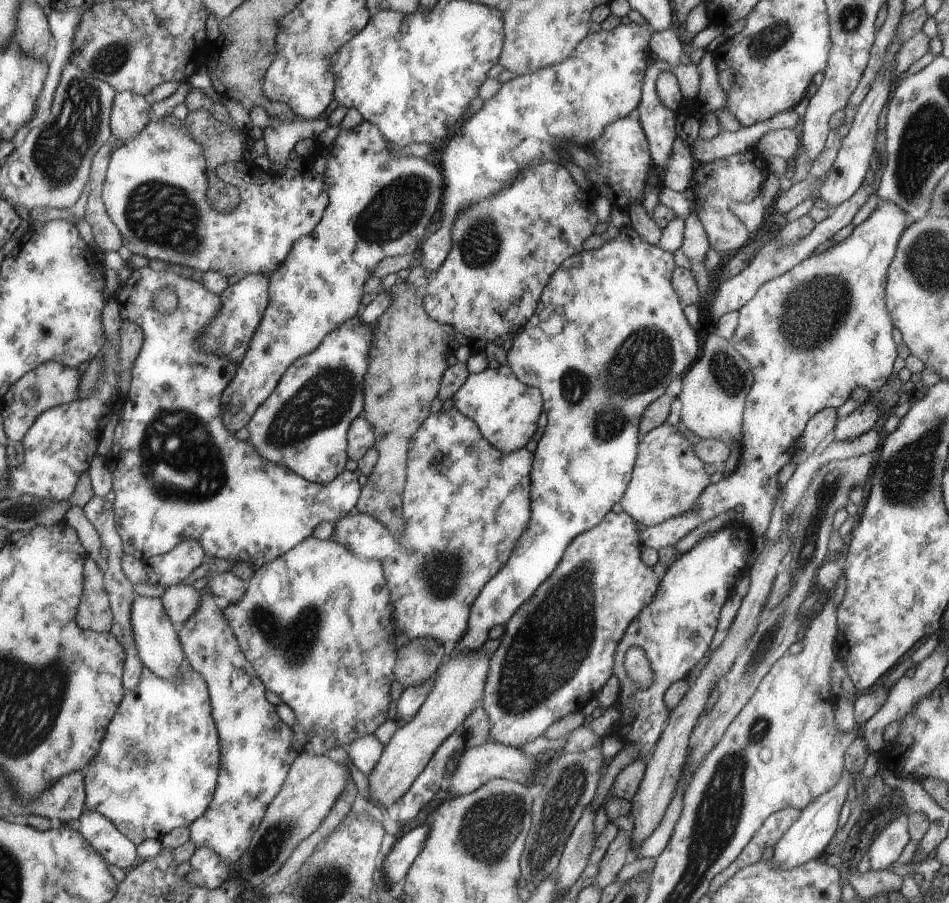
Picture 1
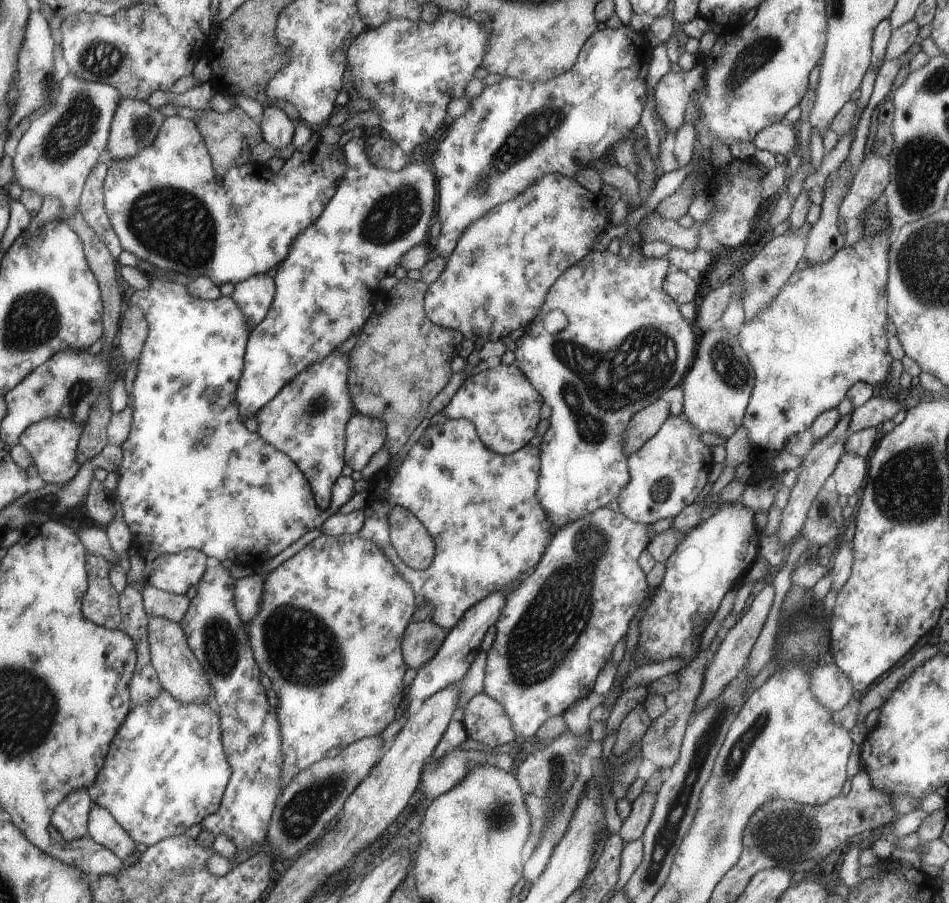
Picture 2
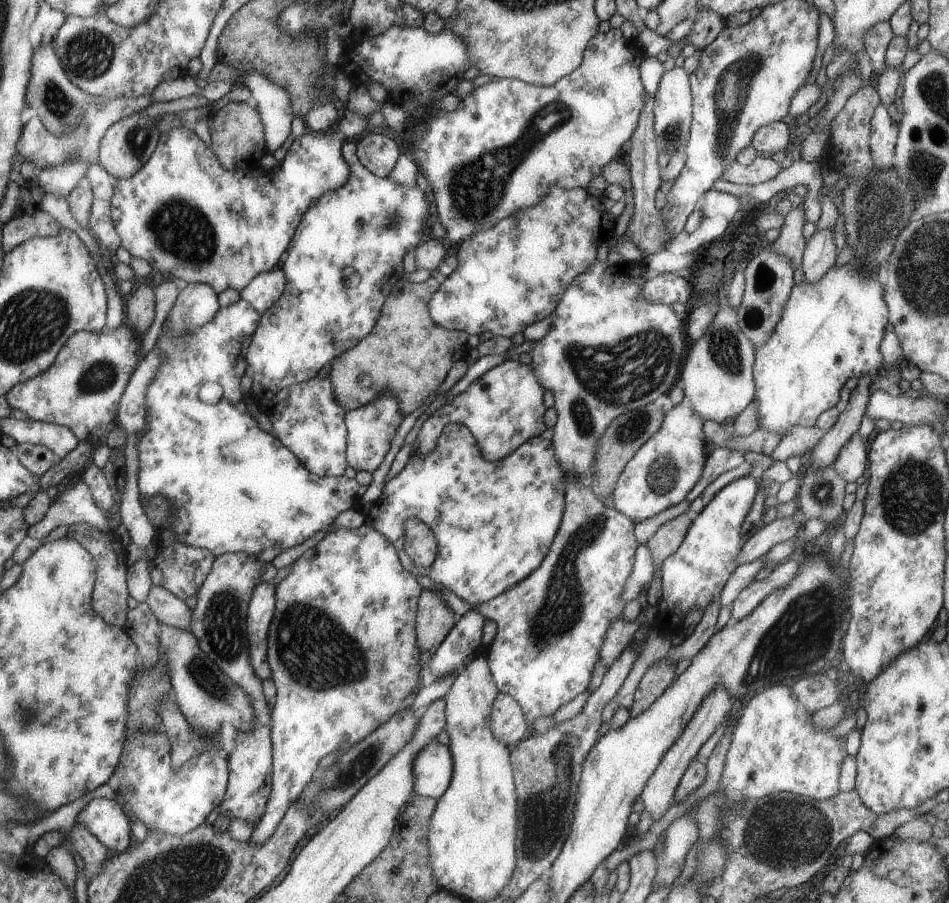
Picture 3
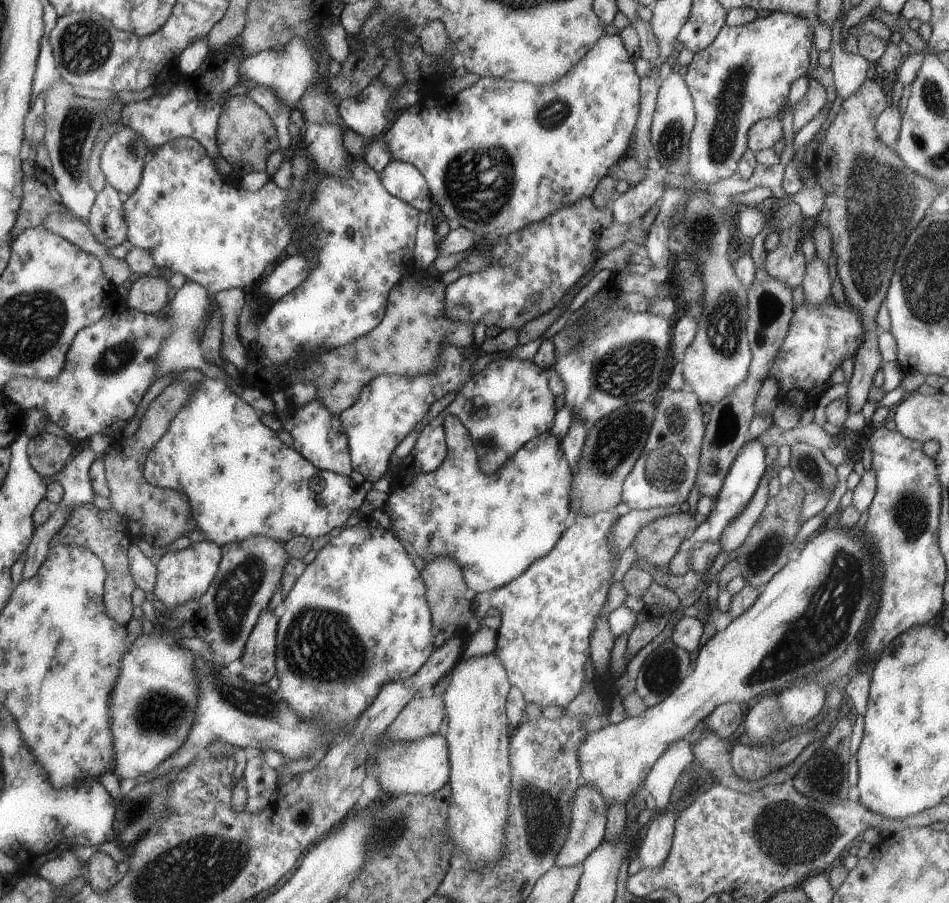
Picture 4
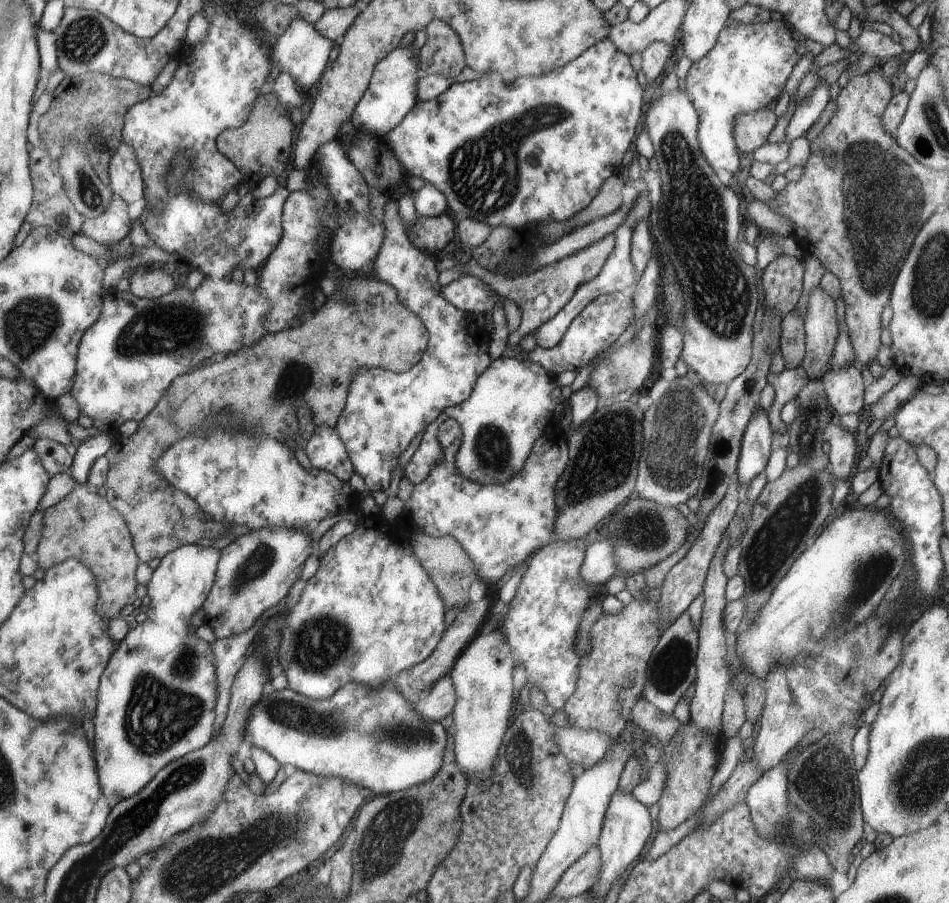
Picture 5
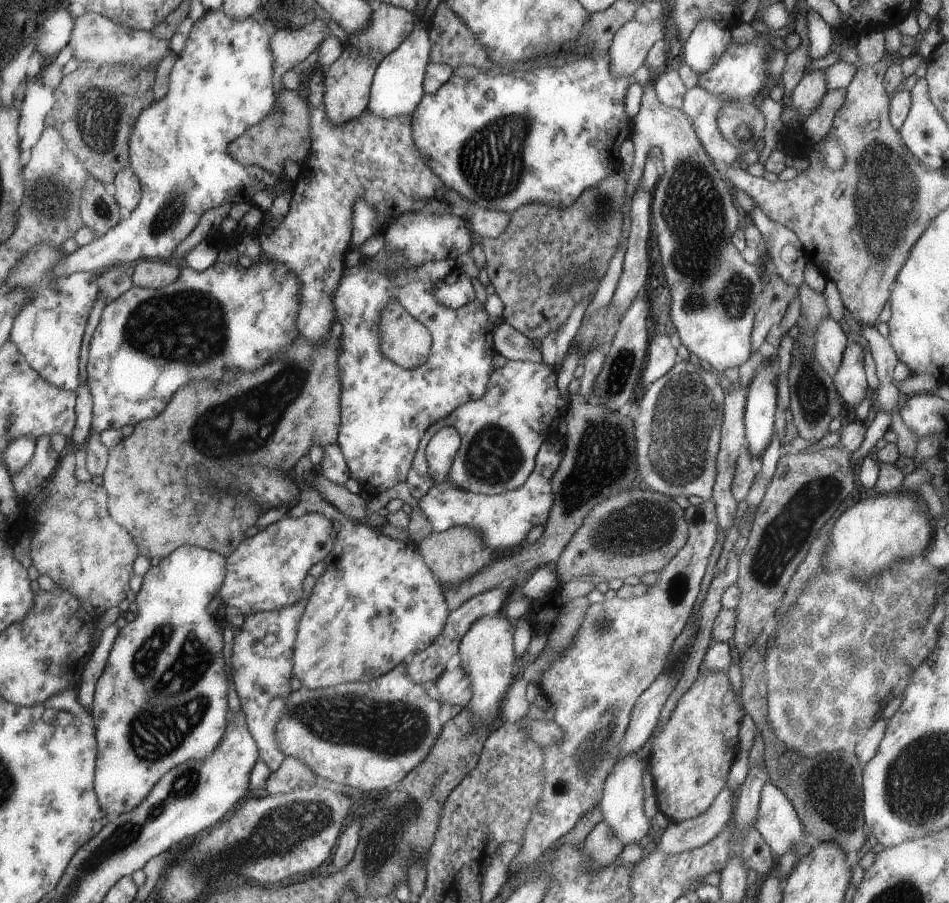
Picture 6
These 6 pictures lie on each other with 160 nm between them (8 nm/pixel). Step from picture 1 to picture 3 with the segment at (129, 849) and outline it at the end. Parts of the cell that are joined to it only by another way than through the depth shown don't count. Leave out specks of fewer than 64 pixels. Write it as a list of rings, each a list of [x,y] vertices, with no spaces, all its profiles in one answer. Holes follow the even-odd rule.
[[[93,798],[78,813],[76,820],[98,837],[98,840],[110,850],[110,854],[129,850],[128,818],[124,816],[122,804],[116,798]]]

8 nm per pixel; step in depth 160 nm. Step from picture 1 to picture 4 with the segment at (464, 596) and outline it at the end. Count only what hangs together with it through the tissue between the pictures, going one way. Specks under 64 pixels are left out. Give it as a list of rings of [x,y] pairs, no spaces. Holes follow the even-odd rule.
[[[448,416],[444,422],[445,431],[445,444],[446,455],[444,456],[441,466],[431,473],[421,474],[412,478],[412,480],[402,481],[398,479],[395,474],[393,476],[393,491],[388,495],[388,499],[382,506],[384,511],[390,517],[394,530],[398,532],[398,536],[408,540],[414,547],[414,550],[424,560],[434,559],[437,556],[449,556],[455,558],[458,564],[462,565],[464,569],[465,581],[470,590],[474,589],[477,593],[493,590],[493,588],[504,587],[505,584],[512,582],[517,576],[520,576],[524,571],[536,562],[538,559],[545,557],[561,540],[561,536],[565,534],[565,530],[570,524],[575,522],[575,514],[572,512],[572,506],[570,506],[571,500],[571,488],[573,484],[573,470],[569,464],[568,457],[565,455],[565,451],[562,448],[561,440],[549,432],[545,432],[536,439],[530,440],[524,447],[521,448],[512,458],[508,459],[495,473],[488,476],[480,472],[480,466],[478,466],[479,458],[474,448],[473,437],[470,436],[470,432],[462,424],[458,417]]]

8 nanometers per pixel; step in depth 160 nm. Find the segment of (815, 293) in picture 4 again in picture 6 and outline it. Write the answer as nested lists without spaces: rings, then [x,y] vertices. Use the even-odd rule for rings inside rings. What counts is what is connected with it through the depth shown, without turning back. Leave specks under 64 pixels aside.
[[[824,318],[814,332],[814,360],[830,376],[841,366],[844,352],[849,343],[841,326],[833,318]]]

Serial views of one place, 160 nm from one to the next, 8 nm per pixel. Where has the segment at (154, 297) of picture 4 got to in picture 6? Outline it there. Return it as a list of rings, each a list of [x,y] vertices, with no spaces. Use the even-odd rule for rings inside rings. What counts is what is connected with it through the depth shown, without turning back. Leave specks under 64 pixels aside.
[[[144,259],[133,266],[133,283],[142,288],[159,289],[168,286],[180,273],[176,265],[158,259]]]

